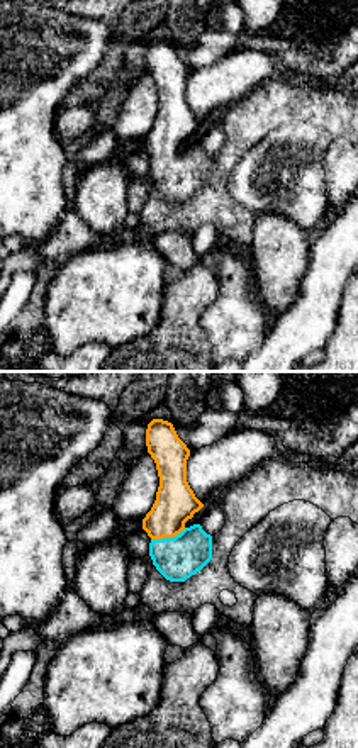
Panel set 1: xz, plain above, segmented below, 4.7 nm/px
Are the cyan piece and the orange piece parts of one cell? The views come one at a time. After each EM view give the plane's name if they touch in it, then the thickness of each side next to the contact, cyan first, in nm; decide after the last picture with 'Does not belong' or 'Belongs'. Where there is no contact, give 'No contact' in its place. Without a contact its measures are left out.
Touches cyan in xz. Thickness 220 nm (cyan) against 190 nm

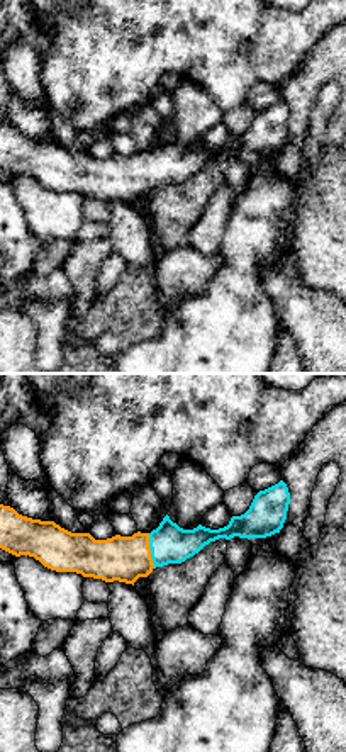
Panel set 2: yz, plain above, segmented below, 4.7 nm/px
Touches cyan in yz. Thickness 190 nm (cyan) against 220 nm

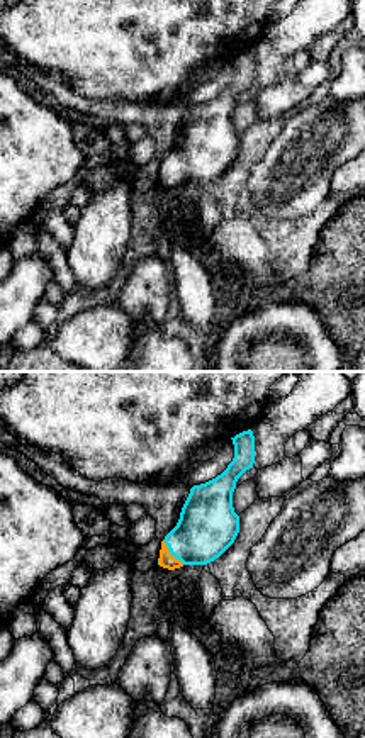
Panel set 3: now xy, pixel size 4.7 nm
Touches cyan in xy. Thickness 280 nm (cyan) against 70 nm

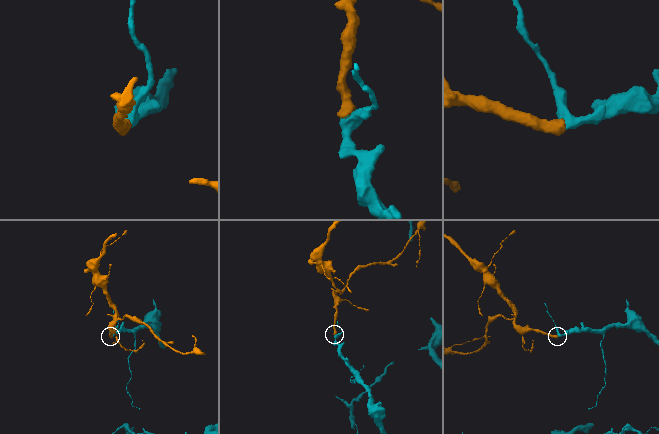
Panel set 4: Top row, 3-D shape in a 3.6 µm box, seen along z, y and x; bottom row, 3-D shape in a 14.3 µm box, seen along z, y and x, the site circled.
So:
Belongs

